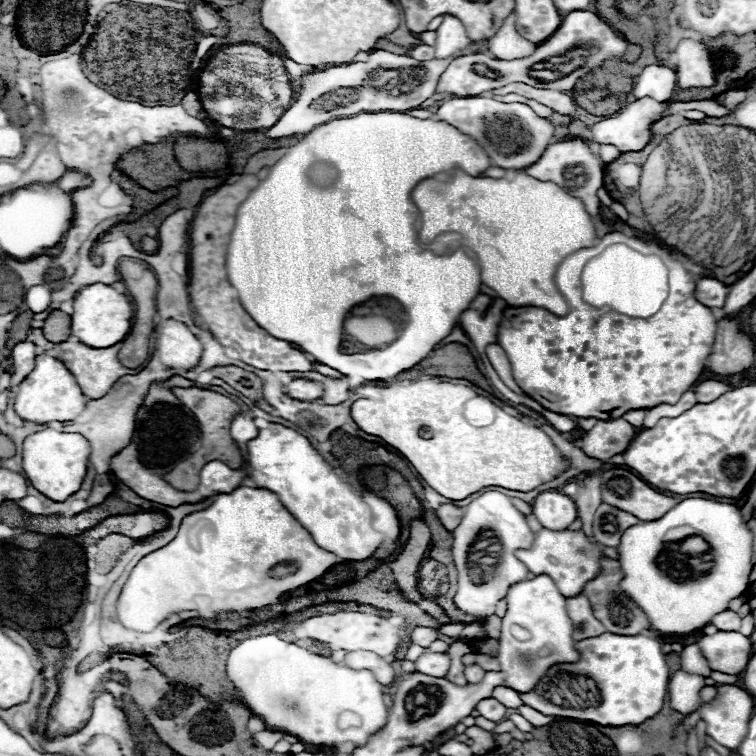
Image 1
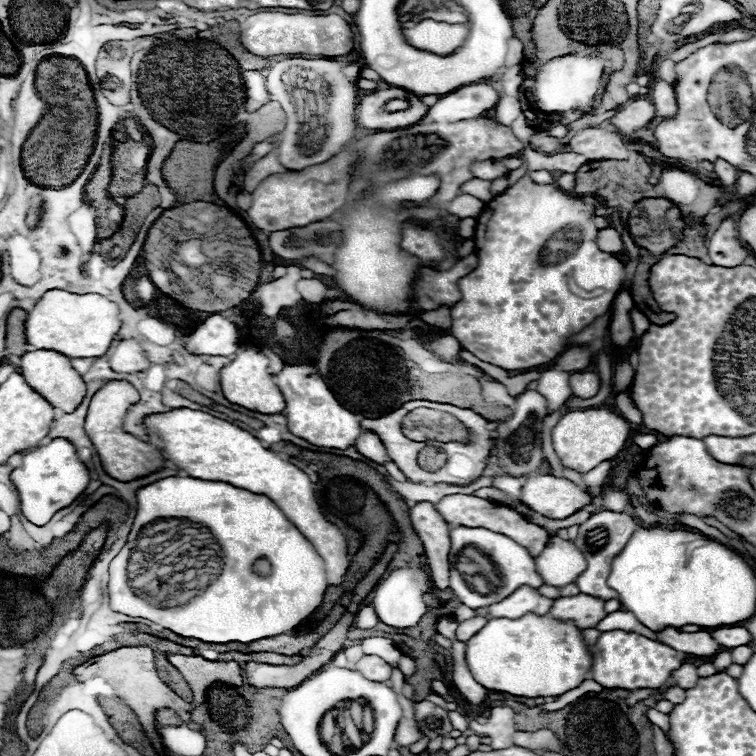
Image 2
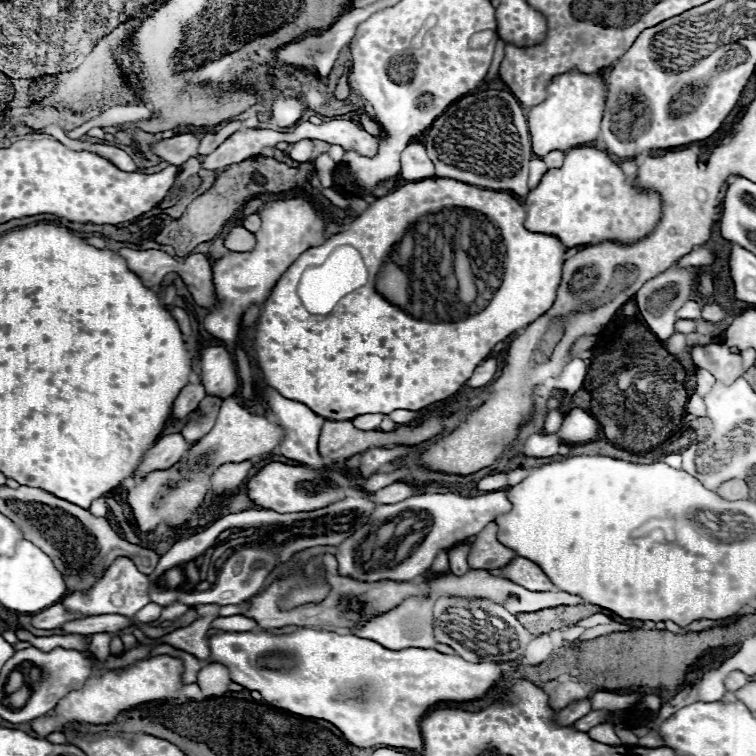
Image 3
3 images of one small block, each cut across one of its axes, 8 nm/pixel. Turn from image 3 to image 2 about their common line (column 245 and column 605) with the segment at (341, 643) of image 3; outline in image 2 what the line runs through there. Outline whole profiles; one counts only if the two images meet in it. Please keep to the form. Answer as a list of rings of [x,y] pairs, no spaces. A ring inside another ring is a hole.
[[[610,630],[602,632],[598,642],[594,644],[594,662],[590,676],[604,688],[624,688],[624,690],[660,688],[670,678],[670,674],[682,666],[684,660],[686,660],[684,652],[676,652],[674,648],[662,642],[650,640],[636,632]]]

